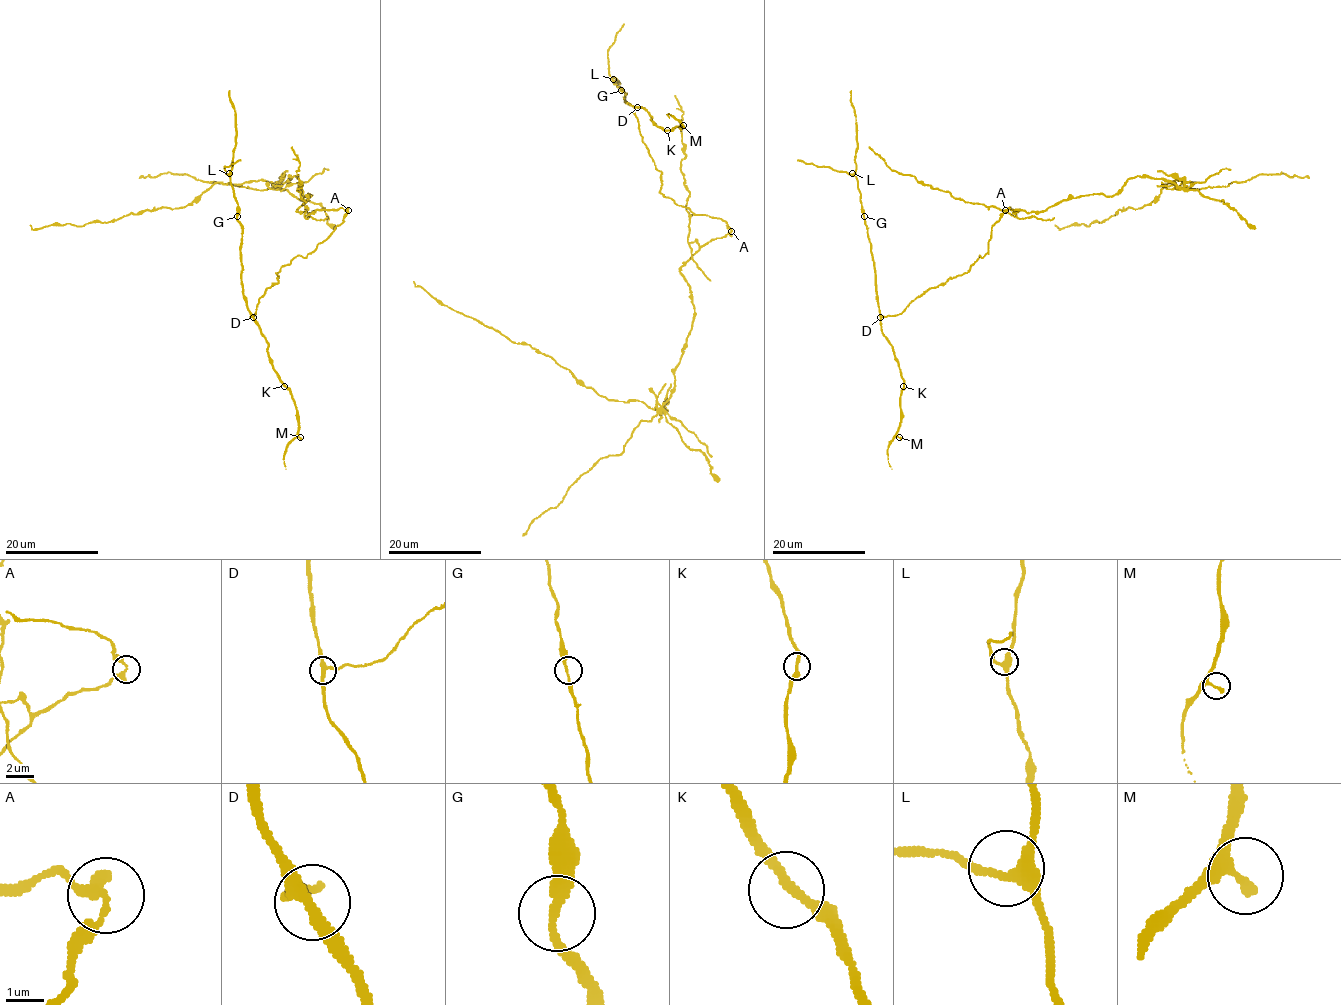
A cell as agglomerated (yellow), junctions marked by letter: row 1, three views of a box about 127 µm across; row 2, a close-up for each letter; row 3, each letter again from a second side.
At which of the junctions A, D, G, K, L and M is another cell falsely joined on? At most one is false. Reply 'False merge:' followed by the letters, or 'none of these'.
False merge: A

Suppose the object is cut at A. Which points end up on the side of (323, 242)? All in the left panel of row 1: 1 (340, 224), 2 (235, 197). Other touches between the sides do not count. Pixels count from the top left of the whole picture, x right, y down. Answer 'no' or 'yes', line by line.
1: yes
2: yes

